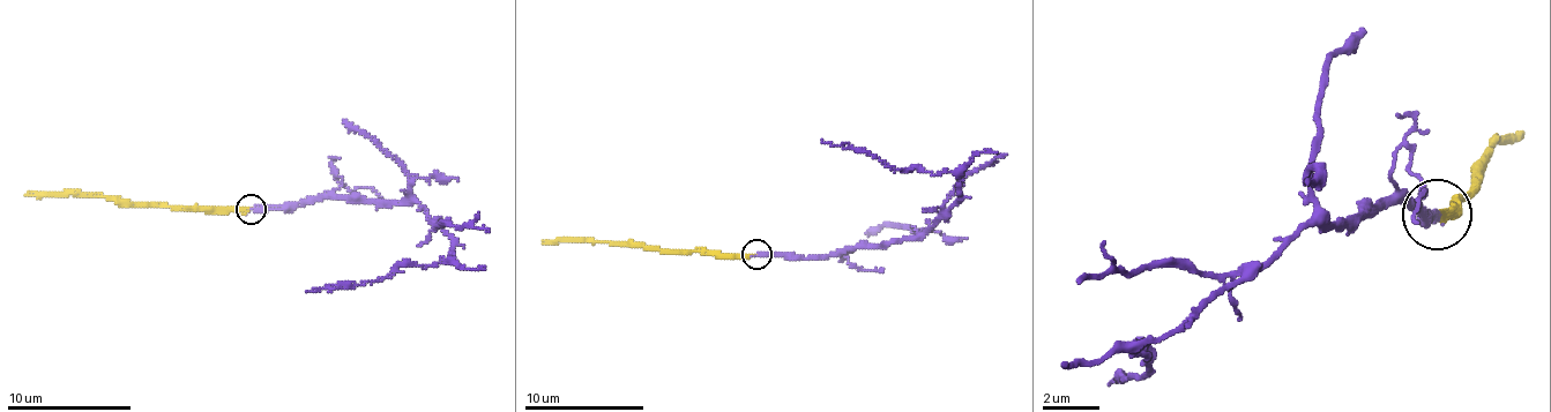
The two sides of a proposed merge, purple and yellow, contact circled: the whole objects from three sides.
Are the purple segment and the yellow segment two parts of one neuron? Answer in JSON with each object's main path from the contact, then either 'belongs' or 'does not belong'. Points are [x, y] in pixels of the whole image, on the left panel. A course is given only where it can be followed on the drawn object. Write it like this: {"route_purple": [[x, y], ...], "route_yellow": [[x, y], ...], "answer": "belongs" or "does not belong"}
{"route_purple": [[252, 208], [295, 209], [323, 197], [419, 202], [454, 245], [440, 262], [397, 266], [357, 284], [306, 291]], "route_yellow": [[252, 208], [135, 206], [71, 193], [25, 195]], "answer": "belongs"}

